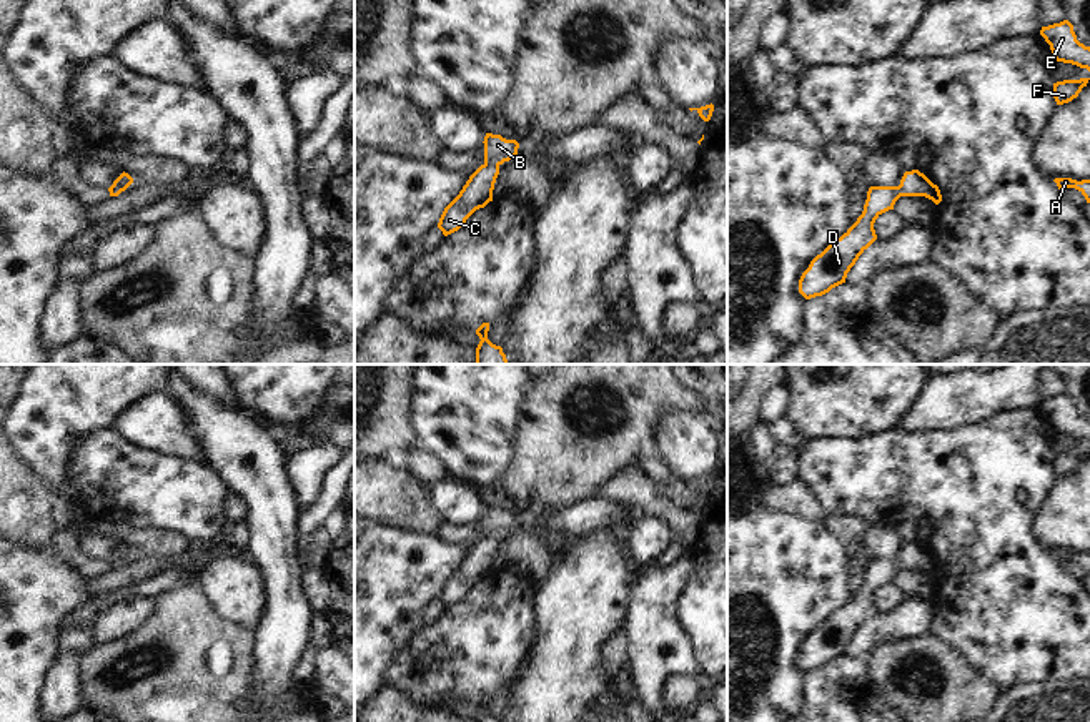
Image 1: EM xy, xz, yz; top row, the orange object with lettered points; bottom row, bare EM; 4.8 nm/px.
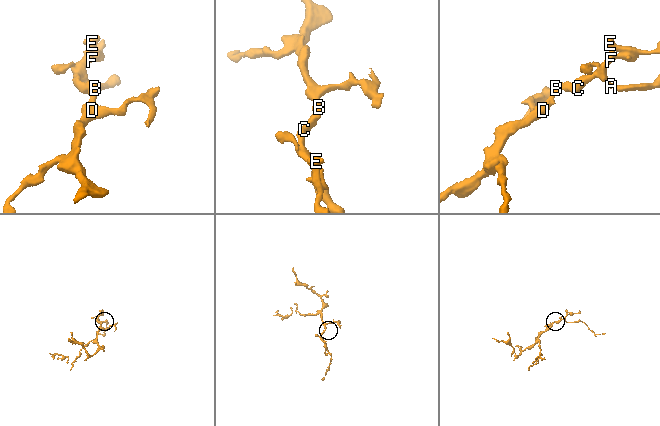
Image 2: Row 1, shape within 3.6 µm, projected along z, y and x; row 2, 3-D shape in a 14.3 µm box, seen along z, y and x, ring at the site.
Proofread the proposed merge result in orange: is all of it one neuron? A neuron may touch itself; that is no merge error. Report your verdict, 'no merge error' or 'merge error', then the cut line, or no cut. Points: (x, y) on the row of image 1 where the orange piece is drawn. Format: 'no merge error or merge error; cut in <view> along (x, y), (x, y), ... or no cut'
no merge error; no cut

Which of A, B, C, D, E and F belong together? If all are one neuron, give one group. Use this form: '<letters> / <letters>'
A B C D E F

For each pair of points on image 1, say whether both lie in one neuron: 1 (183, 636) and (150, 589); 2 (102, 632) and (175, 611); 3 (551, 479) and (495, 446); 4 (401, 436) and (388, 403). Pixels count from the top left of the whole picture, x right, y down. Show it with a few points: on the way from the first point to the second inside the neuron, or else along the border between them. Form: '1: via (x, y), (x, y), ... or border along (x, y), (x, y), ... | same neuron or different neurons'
1: border along (193, 583), (175, 586), (153, 599) | different neurons
2: border along (153, 599), (150, 614), (138, 626), (112, 641) | different neurons
3: border along (520, 418), (513, 456), (495, 483) | different neurons
4: via (393, 428), (388, 423), (388, 411) | same neuron

